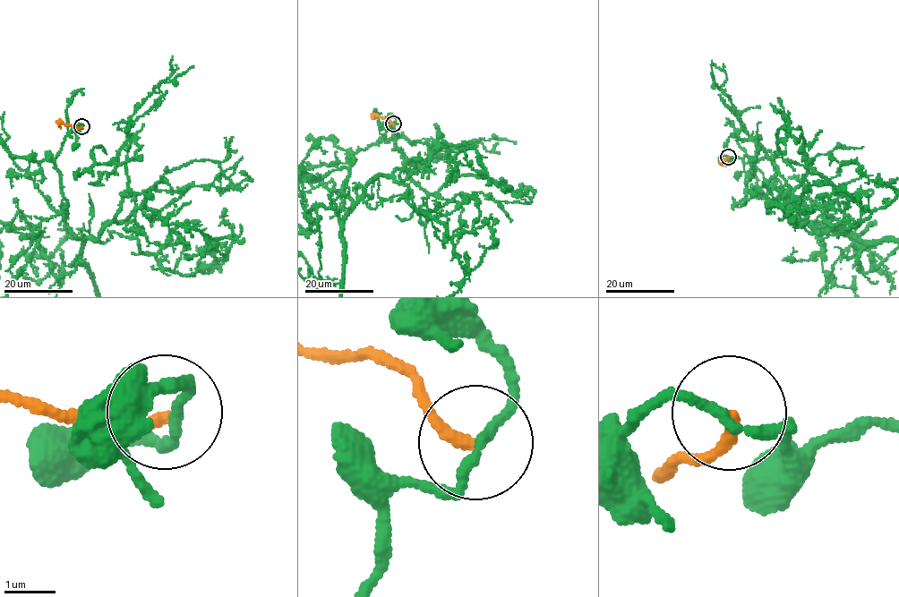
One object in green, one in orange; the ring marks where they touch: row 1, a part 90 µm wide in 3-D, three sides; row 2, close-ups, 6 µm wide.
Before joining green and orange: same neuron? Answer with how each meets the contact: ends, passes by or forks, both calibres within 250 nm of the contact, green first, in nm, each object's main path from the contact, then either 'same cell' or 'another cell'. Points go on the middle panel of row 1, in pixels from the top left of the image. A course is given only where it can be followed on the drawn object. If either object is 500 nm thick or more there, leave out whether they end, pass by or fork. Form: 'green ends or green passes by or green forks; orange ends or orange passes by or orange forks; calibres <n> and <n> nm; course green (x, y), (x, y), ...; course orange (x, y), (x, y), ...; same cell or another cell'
green passes by; orange ends; calibres 170 and 220 nm; course green (393, 123), (380, 141), (351, 157), (342, 190), (352, 200), (352, 210), (343, 217); course orange (392, 123), (386, 118), (371, 115); another cell

